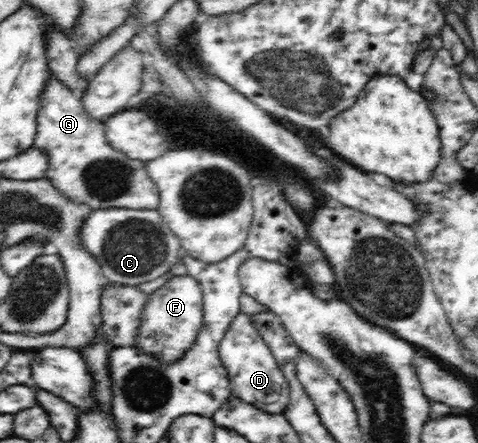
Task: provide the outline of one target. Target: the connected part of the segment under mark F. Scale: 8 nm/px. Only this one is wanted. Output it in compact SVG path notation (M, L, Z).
M189 275L173 276L165 285L156 289L149 297L133 347L156 357L163 365L182 359L185 352L195 343L203 323L202 288L200 283Z

